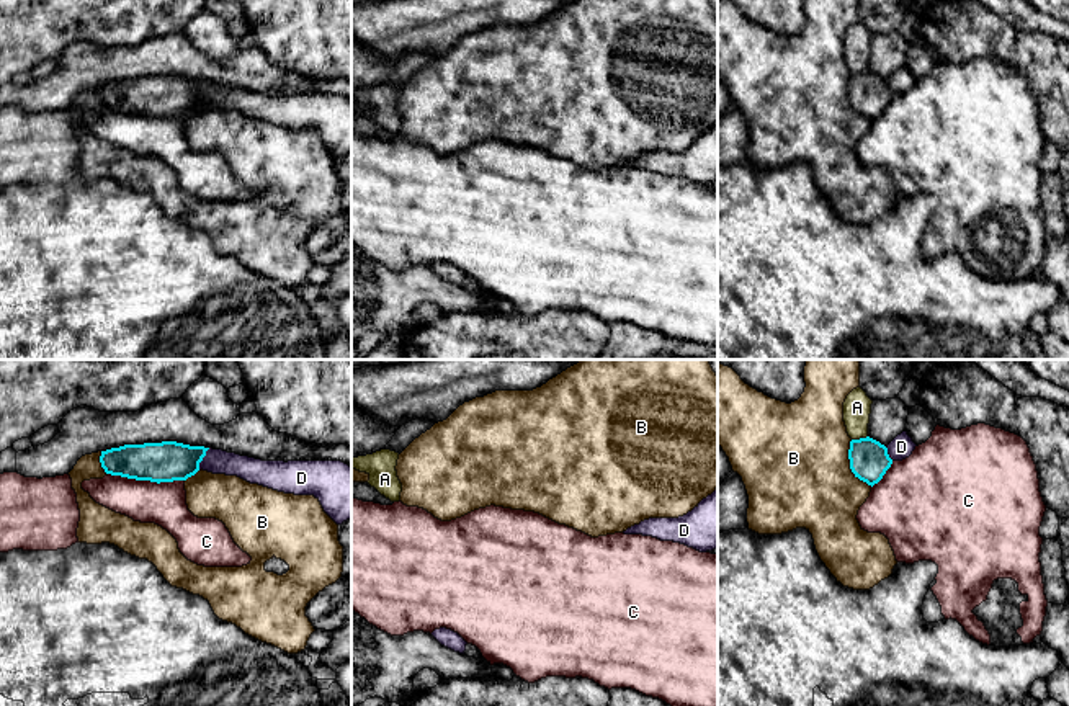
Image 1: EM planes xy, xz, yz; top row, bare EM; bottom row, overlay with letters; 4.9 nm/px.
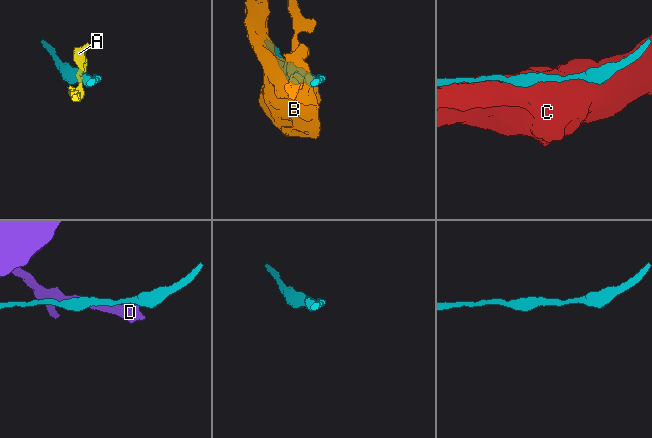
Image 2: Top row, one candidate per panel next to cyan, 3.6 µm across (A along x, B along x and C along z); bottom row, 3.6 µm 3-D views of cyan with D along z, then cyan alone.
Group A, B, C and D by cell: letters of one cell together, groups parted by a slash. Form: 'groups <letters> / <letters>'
groups A / B / C / D

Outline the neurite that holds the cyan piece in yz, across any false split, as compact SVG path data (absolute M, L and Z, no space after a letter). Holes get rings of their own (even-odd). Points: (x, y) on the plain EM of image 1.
M870 70L850 75L848 93L855 111L871 121L883 113L892 98L888 82Z

